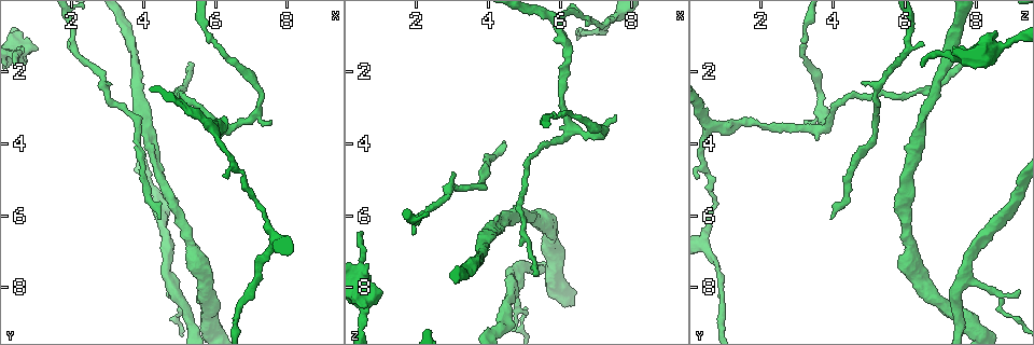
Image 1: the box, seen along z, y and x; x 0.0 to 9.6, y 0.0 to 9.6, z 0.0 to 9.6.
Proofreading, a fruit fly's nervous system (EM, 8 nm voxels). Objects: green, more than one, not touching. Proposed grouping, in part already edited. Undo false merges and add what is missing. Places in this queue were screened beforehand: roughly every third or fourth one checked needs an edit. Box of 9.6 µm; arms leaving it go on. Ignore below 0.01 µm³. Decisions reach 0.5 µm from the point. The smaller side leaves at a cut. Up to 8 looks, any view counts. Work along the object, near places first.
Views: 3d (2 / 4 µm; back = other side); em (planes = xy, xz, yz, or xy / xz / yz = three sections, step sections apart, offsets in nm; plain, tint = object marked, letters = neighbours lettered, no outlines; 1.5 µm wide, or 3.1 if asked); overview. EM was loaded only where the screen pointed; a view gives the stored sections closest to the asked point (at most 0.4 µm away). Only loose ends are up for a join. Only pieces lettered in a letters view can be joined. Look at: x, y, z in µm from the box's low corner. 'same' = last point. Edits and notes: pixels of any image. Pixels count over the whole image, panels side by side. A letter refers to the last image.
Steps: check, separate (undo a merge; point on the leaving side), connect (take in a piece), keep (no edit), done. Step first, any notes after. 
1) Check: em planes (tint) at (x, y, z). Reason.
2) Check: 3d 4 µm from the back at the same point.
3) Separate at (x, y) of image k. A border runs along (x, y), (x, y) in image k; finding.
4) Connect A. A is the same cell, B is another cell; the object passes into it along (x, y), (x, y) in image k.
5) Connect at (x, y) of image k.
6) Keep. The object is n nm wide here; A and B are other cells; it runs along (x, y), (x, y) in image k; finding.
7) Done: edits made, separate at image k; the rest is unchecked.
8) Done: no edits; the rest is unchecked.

Check: em xy step 4 (tint) at (3.05, 2.30, 4.85). An open end.

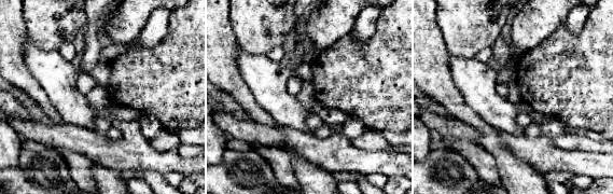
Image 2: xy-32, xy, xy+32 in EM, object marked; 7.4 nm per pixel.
Check: em planes (letters) at the same point. Another direction.

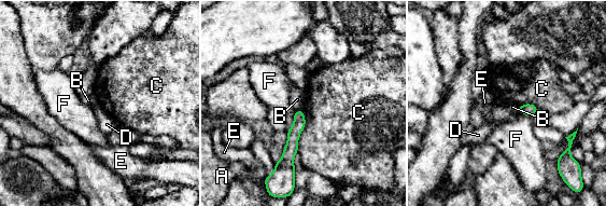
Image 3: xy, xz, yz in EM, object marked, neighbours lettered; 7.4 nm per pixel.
Keep. A, B, C, D, E and F are other cells; it runs along (300, 112), (287, 156), (287, 179) in image 3; no lettered piece goes on from it.

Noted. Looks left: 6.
Check: 3d 2 µm at (5.30, 1.75, 7.70).

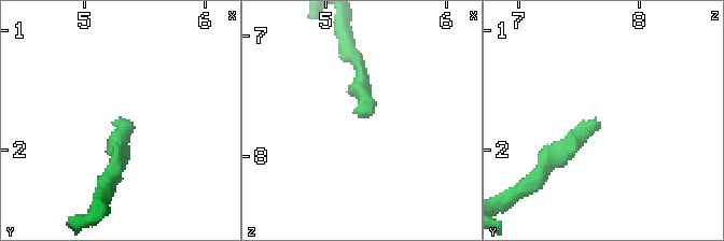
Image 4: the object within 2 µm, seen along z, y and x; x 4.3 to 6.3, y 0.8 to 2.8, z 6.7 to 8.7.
Check: em xz step 8 (tint) at (5.26, 1.76, 7.66). Need the tissue.

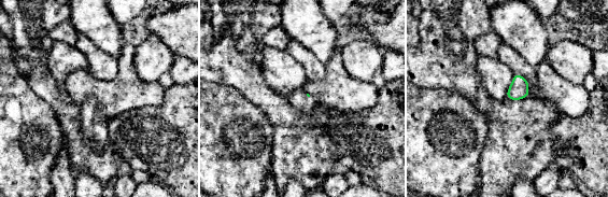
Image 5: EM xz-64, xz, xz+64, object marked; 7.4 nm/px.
Check: em planes (letters) at the same point.

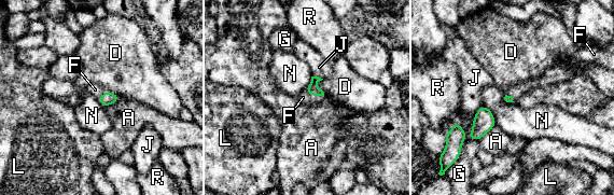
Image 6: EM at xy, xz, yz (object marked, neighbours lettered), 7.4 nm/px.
Connect F. F is the same cell, A, D, G, J, L, N and R are other cells; the object passes into it along (311, 88), (314, 95), (303, 97) in image 6; the neuron continues.

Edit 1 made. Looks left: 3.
Check: em planes (letters) at (7.60, 3.35, 3.25). Thin end.

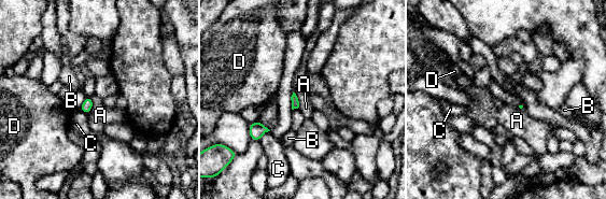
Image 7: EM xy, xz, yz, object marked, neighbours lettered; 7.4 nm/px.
Keep. A, B, C and D are other cells; a border runs along (90, 97), (93, 107), (87, 114) in image 7; no lettered piece goes on from it.

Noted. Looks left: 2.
Done: edits made, connect at image 6; the rest is unchecked.

